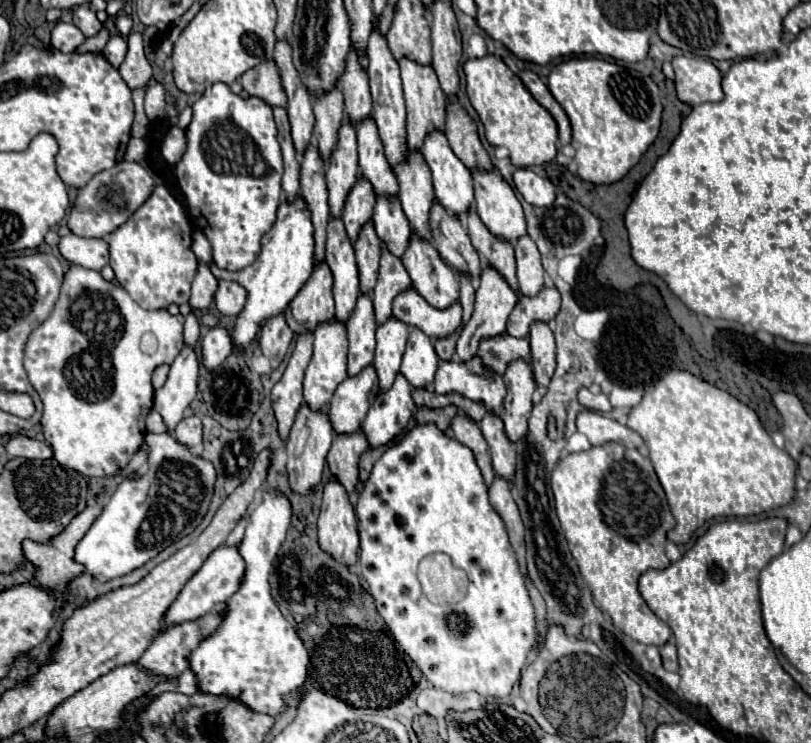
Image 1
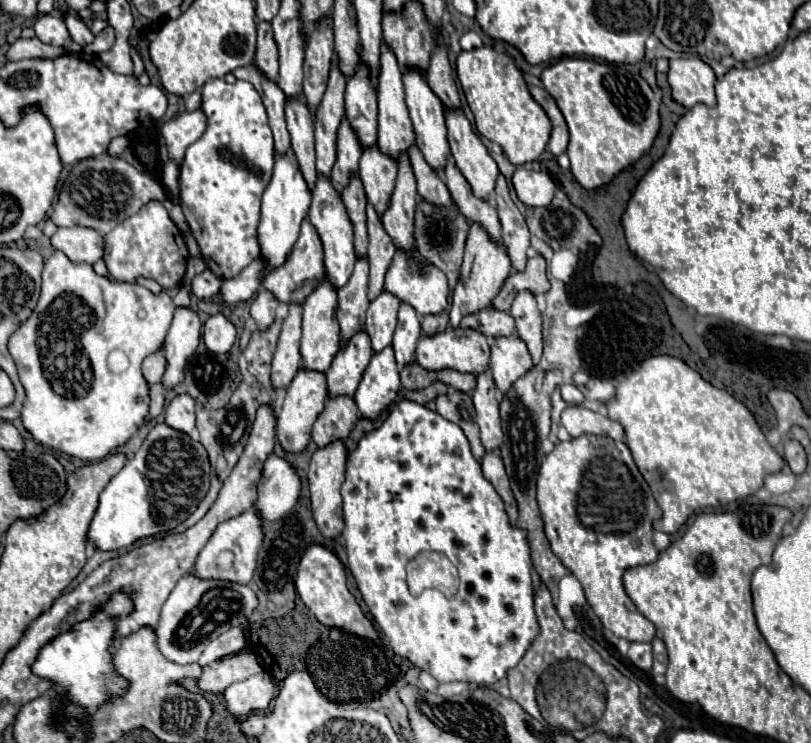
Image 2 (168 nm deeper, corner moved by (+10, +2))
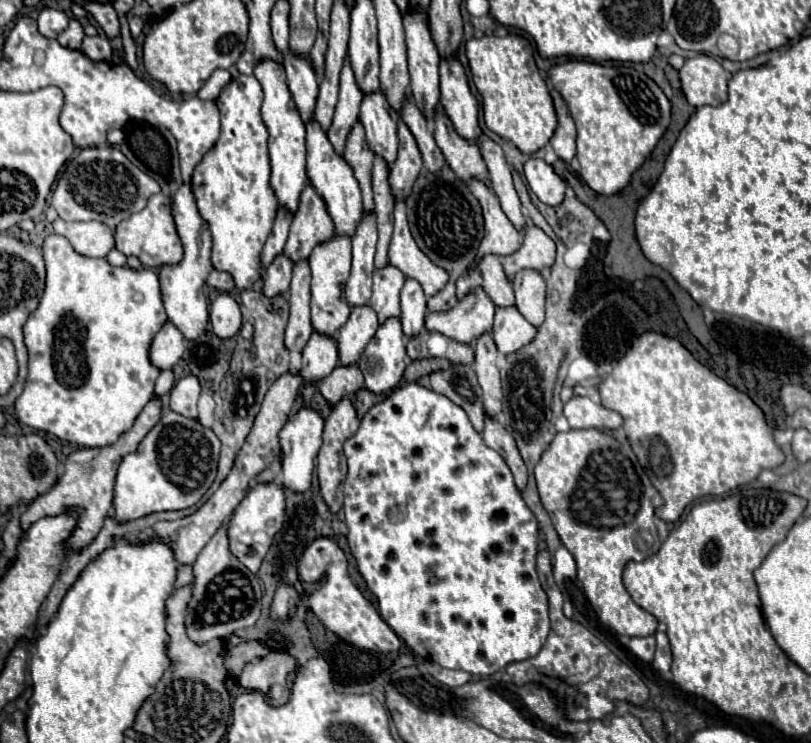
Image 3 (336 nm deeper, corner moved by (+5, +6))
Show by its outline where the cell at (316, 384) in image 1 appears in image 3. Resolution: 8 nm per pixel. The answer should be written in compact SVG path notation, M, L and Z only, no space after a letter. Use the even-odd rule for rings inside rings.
M334 236L332 240L320 244L314 248L314 252L308 258L310 270L312 270L312 326L316 332L322 332L322 336L336 336L338 328L348 320L350 306L344 298L344 284L350 274L350 238Z

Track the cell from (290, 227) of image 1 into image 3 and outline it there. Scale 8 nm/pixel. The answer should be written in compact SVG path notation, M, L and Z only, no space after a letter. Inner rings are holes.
M260 62L254 68L254 76L258 78L262 90L264 90L264 104L262 104L262 118L268 126L270 138L268 138L268 150L272 160L272 176L270 186L274 190L274 196L278 200L278 208L286 208L294 216L298 210L298 200L302 196L302 188L306 188L306 130L298 116L298 112L290 106L290 92L286 86L284 68L276 62Z

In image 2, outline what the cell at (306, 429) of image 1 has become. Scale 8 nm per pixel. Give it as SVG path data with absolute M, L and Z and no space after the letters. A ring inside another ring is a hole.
M299 368L299 372L295 374L295 378L291 380L291 384L287 388L283 410L281 410L279 418L277 418L277 438L279 438L279 442L281 442L281 446L285 450L299 452L299 450L307 448L307 444L311 440L313 420L317 420L317 412L321 412L321 404L325 404L327 394L329 392L327 392L325 372Z

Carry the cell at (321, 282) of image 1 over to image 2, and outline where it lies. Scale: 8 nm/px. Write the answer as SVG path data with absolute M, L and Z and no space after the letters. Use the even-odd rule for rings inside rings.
M305 220L305 222L301 224L299 238L297 238L297 242L293 244L293 248L291 248L287 260L285 260L281 266L273 268L273 270L265 276L263 286L265 286L267 290L271 290L283 304L289 304L289 302L299 302L299 304L303 304L305 296L309 296L309 292L313 292L313 288L323 280L323 276L325 276L325 266L323 266L323 246L321 246L321 238L319 238L315 226L313 226L309 220Z

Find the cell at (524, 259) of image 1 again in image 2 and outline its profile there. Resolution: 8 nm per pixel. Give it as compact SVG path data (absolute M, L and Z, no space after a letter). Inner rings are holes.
M503 174L497 176L493 198L497 202L499 220L501 220L501 226L503 226L503 244L509 250L511 264L513 264L513 268L525 268L527 250L529 250L529 234L531 232L525 224L523 214L517 210L517 206L513 204L513 200L509 196L509 188L507 188L507 182L505 182Z

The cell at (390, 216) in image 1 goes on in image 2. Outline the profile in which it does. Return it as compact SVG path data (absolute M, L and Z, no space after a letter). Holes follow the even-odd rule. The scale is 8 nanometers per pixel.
M365 146L359 160L359 178L363 180L367 200L377 208L377 212L385 212L385 200L389 200L389 192L393 192L393 180L397 176L397 164L391 156L383 154L379 146Z

